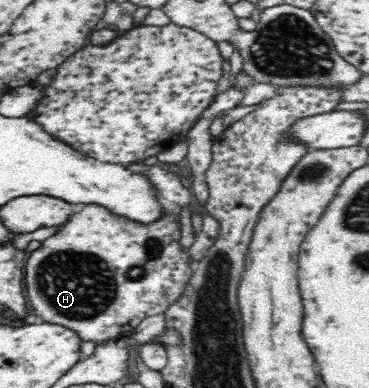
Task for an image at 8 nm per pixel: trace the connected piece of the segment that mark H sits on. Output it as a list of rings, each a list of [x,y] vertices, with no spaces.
[[[83,204],[81,211],[73,213],[59,230],[45,238],[39,249],[29,253],[25,264],[25,295],[41,317],[39,320],[69,327],[83,342],[94,341],[98,345],[109,339],[130,336],[146,317],[164,314],[173,302],[179,301],[194,274],[195,261],[192,261],[190,248],[183,248],[179,242],[179,217],[163,207],[161,210],[159,219],[137,223],[113,217],[116,213],[102,205]]]

